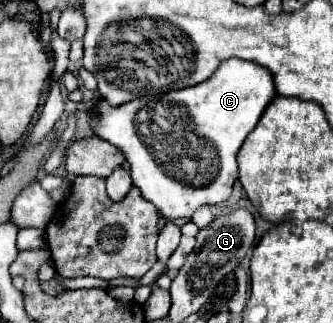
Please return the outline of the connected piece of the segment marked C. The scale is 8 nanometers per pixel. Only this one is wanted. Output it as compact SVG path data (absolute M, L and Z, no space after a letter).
M230 58L224 60L206 82L190 88L164 92L160 96L136 98L118 108L112 108L106 100L100 100L90 110L90 126L98 138L114 144L126 156L132 182L140 188L142 196L168 220L182 220L192 218L194 210L202 204L212 206L230 198L232 186L238 180L238 150L276 96L276 84L268 68L248 60Z

